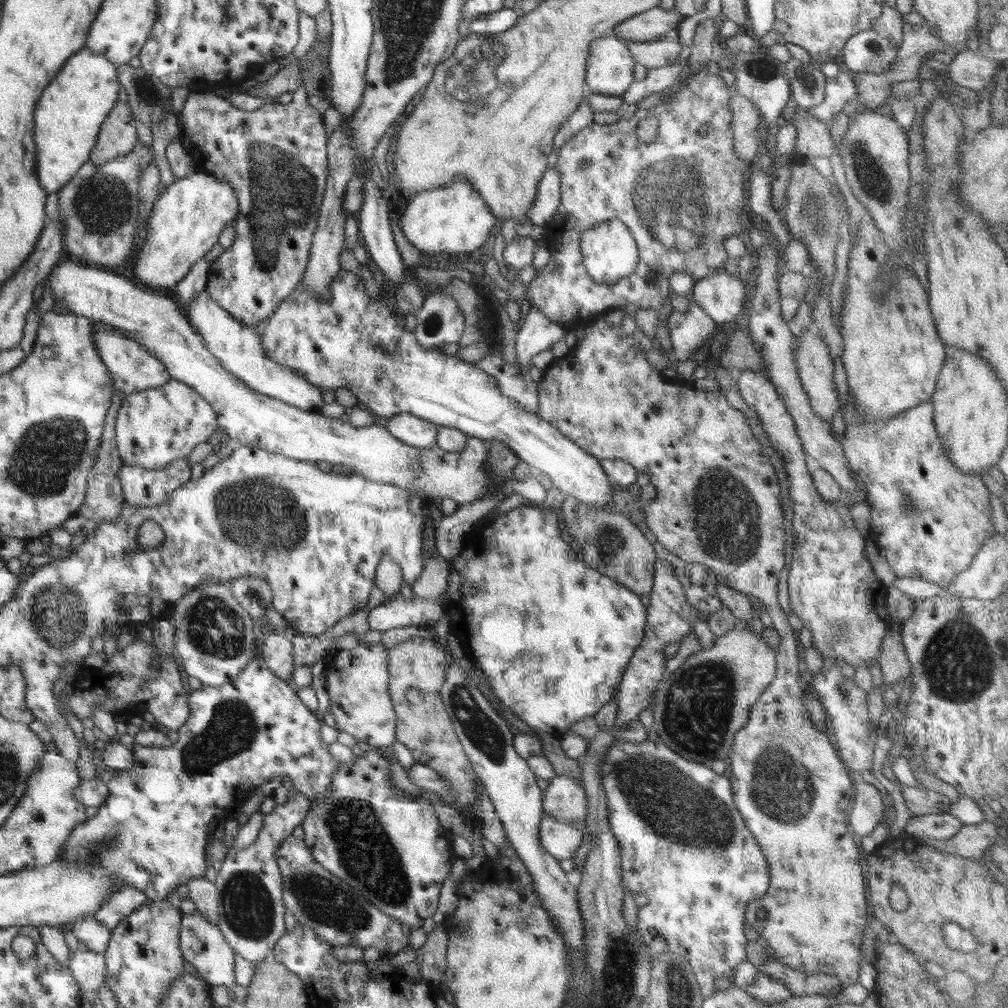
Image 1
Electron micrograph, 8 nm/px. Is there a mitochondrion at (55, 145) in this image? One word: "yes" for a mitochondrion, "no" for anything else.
no

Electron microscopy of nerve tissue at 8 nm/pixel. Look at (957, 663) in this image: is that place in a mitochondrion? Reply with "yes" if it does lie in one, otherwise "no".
yes

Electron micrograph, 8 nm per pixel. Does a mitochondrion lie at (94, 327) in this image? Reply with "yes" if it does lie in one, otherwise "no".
no

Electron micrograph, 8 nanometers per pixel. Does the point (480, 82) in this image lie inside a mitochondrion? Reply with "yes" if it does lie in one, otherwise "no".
yes

